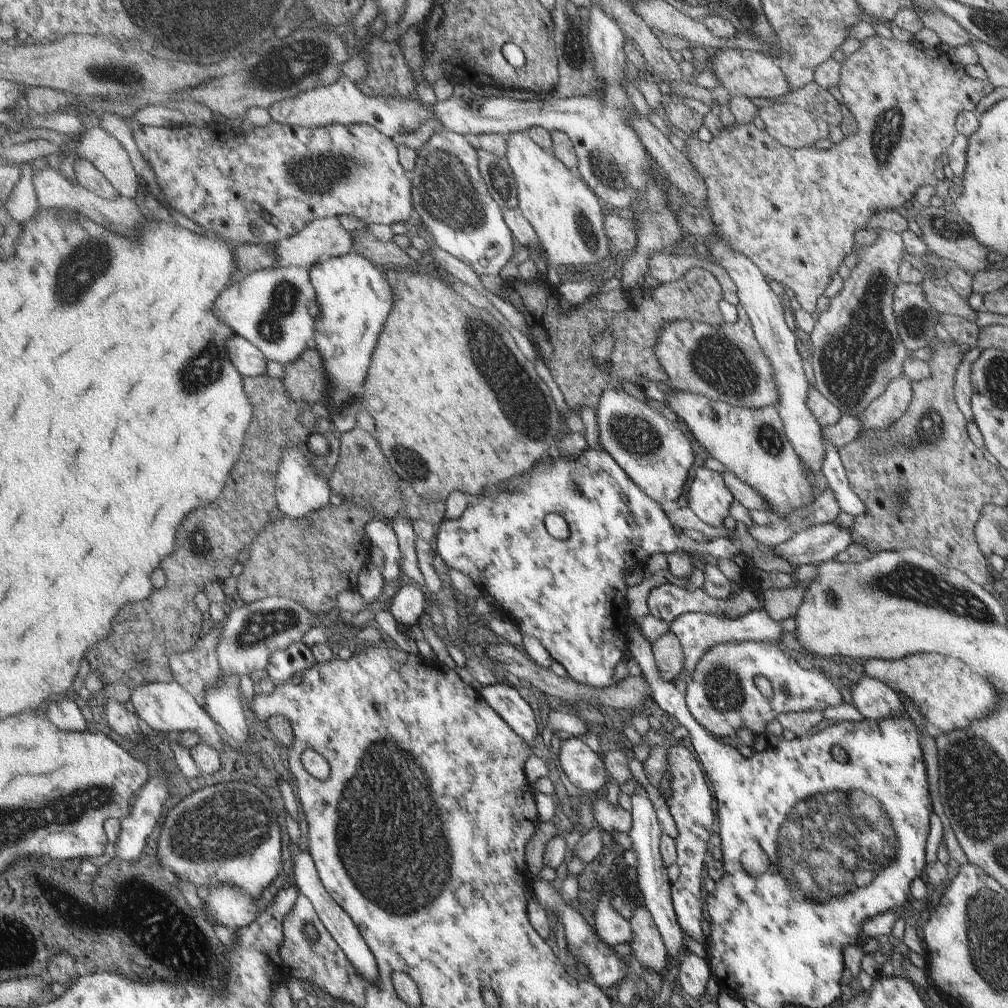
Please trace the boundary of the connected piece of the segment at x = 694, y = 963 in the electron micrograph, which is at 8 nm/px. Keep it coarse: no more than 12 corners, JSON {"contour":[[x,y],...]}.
{"contour":[[686,952],[676,984],[697,998],[711,970],[706,958]]}

